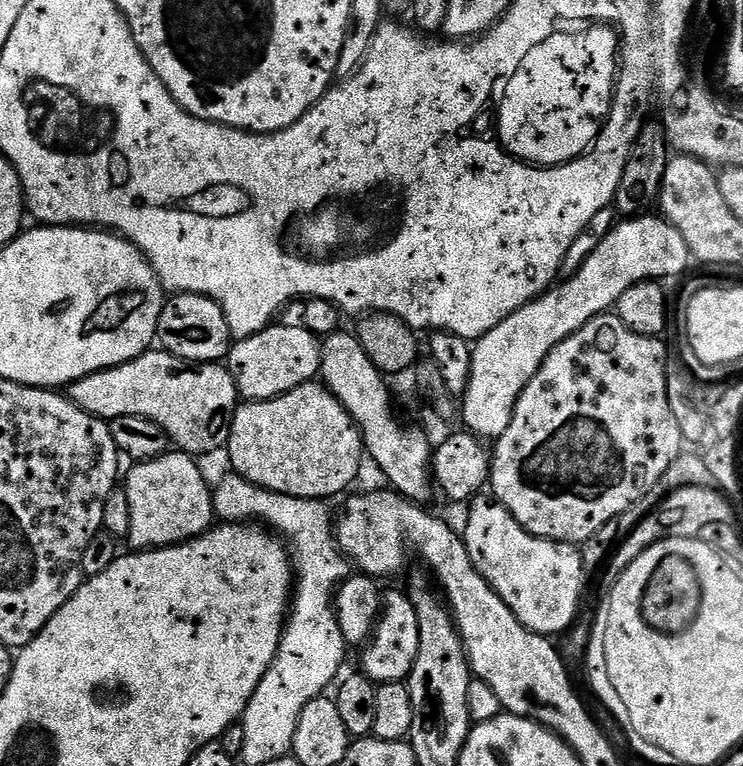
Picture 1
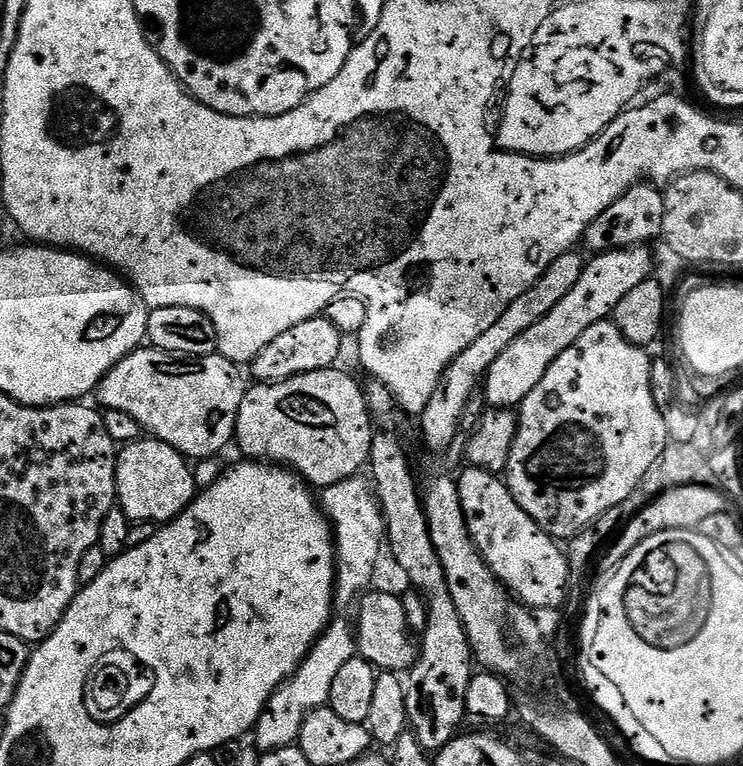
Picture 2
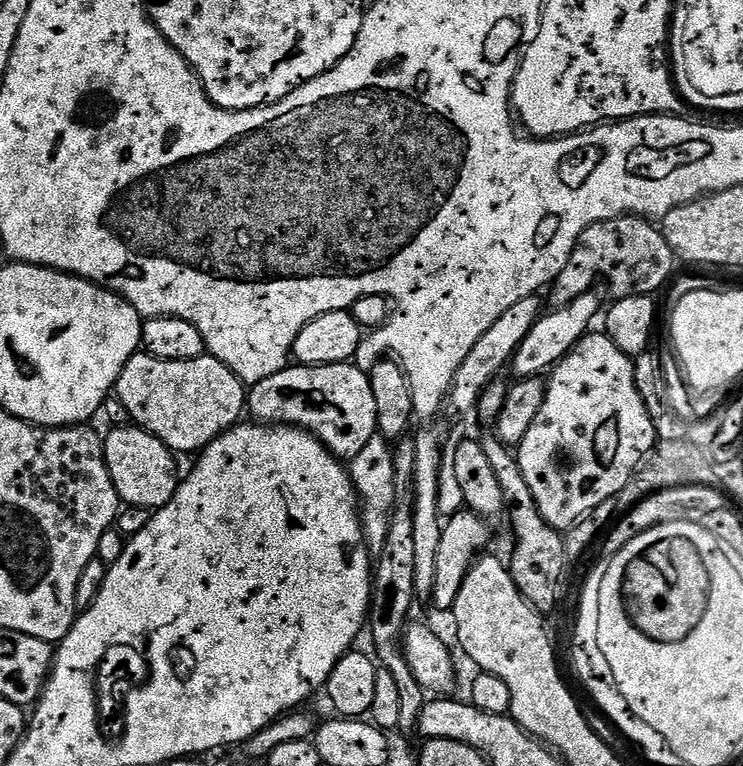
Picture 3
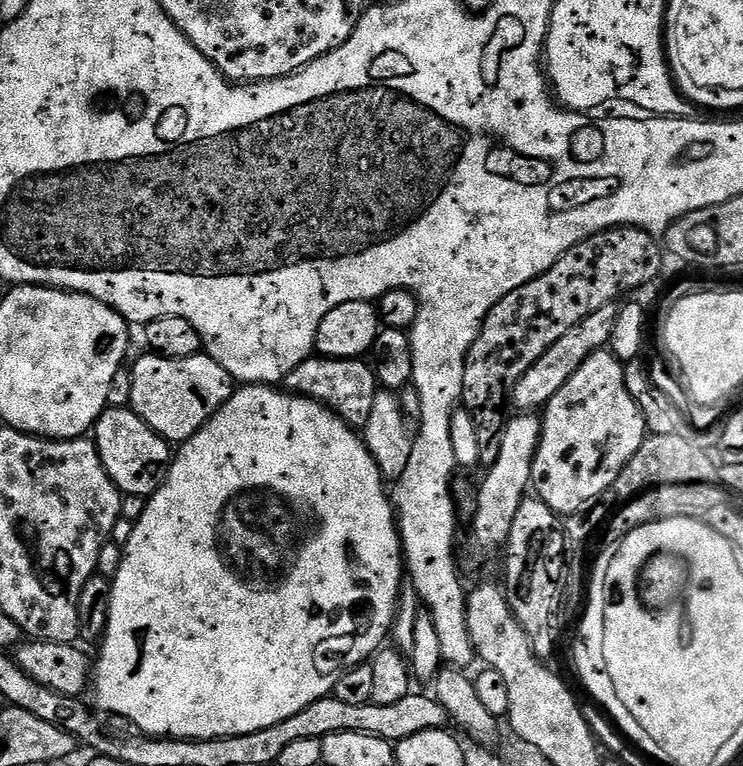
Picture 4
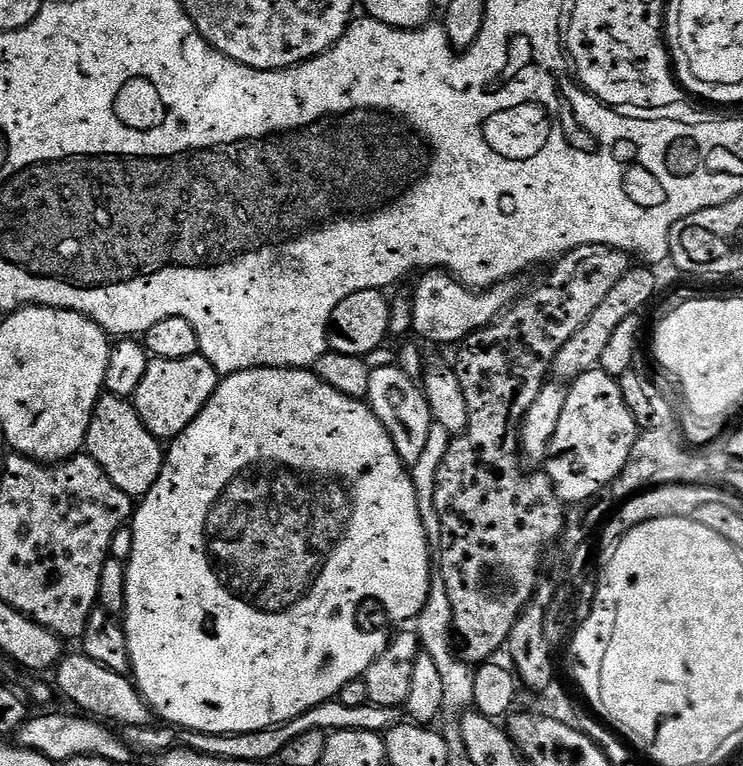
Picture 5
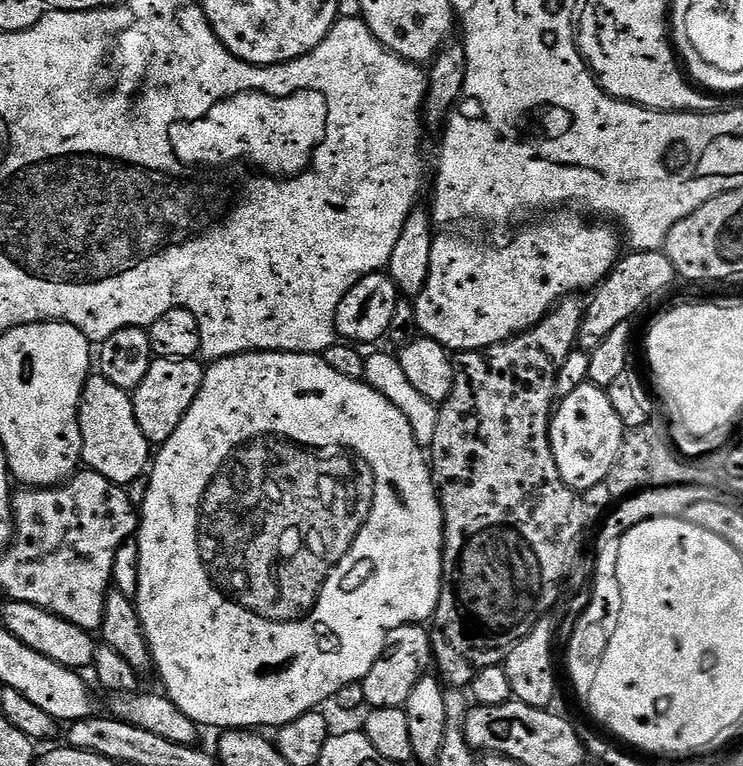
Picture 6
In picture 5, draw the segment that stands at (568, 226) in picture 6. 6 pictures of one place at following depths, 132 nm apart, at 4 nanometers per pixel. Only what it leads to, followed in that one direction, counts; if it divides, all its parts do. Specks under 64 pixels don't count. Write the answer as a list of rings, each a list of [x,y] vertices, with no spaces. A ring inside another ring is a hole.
[[[440,270],[435,274],[424,274],[420,285],[416,288],[416,296],[411,297],[412,302],[412,327],[415,335],[420,335],[421,341],[429,340],[432,344],[453,344],[459,345],[463,340],[475,332],[477,328],[484,328],[491,324],[506,307],[506,300],[499,296],[496,290],[469,290],[456,279],[455,276]]]

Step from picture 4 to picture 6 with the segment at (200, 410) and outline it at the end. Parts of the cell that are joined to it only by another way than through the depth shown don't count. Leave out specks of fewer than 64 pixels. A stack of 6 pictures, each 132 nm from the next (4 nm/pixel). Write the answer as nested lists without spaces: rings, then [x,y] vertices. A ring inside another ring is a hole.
[[[153,359],[150,370],[146,370],[146,378],[131,393],[134,406],[134,418],[138,418],[138,426],[148,440],[149,445],[164,444],[178,430],[178,422],[186,418],[186,410],[198,398],[198,390],[204,381],[205,365],[199,359],[165,360]]]

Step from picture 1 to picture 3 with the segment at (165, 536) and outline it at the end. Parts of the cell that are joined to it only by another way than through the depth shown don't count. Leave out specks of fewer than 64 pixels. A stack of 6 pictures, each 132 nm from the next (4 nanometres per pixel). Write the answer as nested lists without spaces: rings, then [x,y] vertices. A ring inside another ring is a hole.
[[[125,426],[112,428],[109,436],[103,437],[104,457],[110,470],[110,478],[121,501],[136,508],[155,510],[166,506],[176,492],[178,464],[172,449],[166,447],[157,436],[152,436],[142,428]]]

